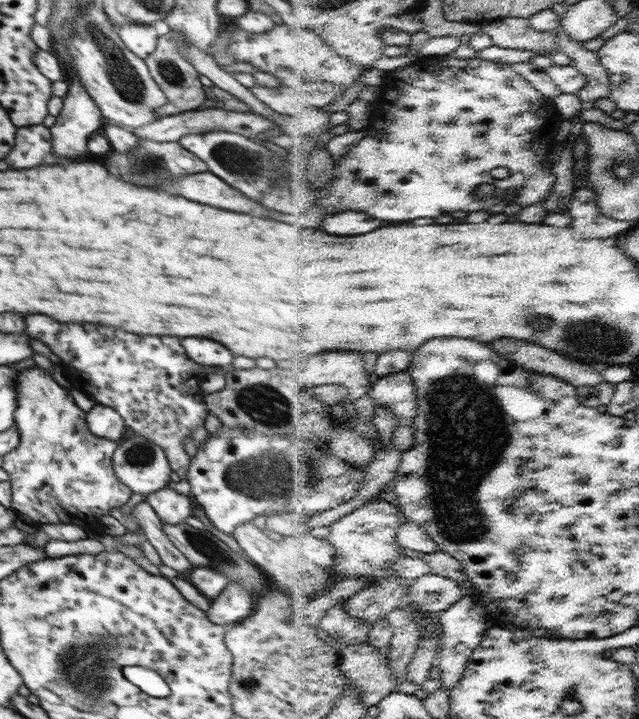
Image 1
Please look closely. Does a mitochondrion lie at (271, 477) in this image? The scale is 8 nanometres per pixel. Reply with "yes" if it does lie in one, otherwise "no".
yes

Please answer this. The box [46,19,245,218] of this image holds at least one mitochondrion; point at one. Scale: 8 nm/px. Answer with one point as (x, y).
(124, 78)

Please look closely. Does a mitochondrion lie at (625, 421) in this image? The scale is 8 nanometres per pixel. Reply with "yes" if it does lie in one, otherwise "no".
no

